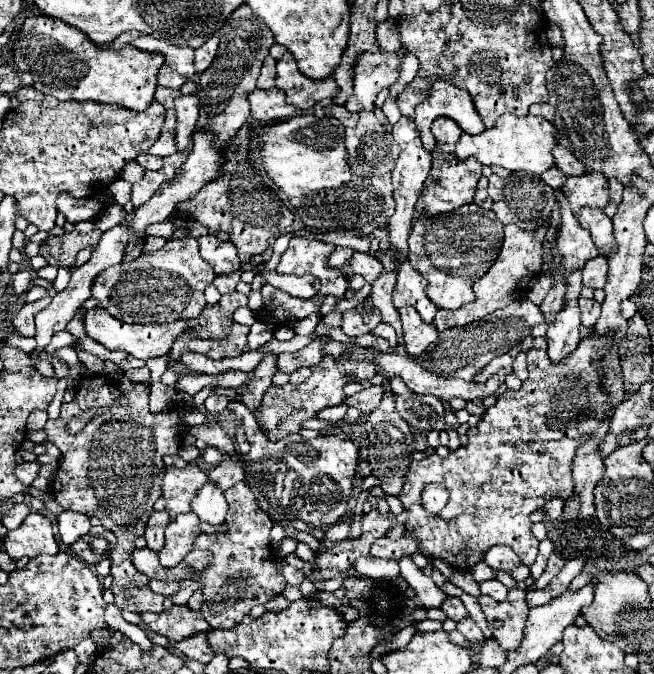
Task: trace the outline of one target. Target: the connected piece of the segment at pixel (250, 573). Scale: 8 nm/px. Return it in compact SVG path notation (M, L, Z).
M239 482L239 484L231 486L229 490L225 490L223 494L229 504L227 518L225 518L225 524L229 530L223 536L219 536L217 542L207 550L213 554L213 562L201 574L197 574L185 562L177 564L175 568L163 568L157 560L157 554L149 548L135 550L131 554L131 560L133 560L135 568L139 572L145 572L149 578L167 580L167 582L171 582L171 580L181 582L185 578L199 580L201 588L203 588L204 601L207 601L203 602L201 607L203 617L209 622L211 628L227 630L227 628L235 628L243 620L243 616L249 614L249 610L253 606L265 604L271 598L279 596L285 590L287 582L283 578L281 568L277 566L277 556L269 542L269 530L271 530L273 522L257 506L249 484Z

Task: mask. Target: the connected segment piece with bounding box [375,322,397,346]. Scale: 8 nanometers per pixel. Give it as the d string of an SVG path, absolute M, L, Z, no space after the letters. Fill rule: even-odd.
M379 324L377 328L375 328L375 336L381 336L381 338L385 338L391 346L397 346L397 334L395 334L395 330L389 326L389 324Z

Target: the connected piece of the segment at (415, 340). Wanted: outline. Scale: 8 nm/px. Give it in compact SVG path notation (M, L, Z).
M403 306L399 310L401 324L403 324L403 338L405 338L405 350L411 356L419 356L425 352L425 348L437 340L437 328L435 324L425 324L419 316L419 312L411 306Z

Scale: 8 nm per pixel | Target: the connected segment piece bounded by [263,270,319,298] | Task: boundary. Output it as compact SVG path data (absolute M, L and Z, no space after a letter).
M275 270L263 272L267 284L281 288L299 298L313 298L319 292L319 280L315 276L281 276Z

